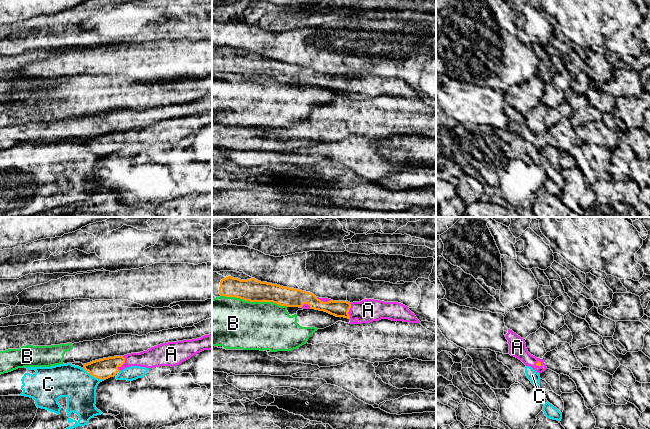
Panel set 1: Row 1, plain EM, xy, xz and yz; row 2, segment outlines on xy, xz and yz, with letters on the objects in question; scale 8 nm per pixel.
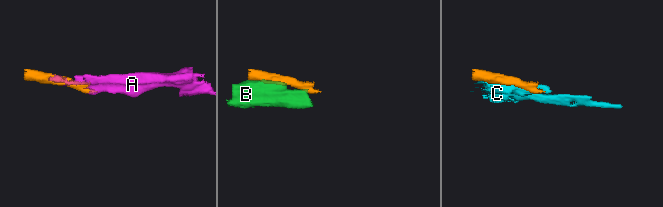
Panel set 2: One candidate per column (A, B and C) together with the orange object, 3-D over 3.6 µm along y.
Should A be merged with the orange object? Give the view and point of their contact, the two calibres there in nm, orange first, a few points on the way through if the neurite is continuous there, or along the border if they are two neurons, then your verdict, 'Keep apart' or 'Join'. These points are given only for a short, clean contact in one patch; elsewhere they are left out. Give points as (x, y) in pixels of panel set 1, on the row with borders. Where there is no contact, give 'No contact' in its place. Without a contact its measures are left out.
Touches orange at xz (349, 309). Thickness 130 nm (orange) against 190 nm. Join

